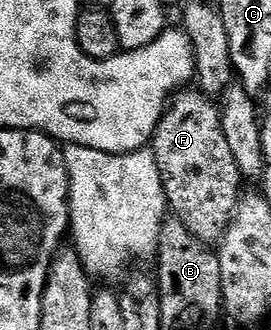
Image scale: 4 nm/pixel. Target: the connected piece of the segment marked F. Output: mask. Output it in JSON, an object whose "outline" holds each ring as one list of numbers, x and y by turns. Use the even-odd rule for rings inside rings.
{"outline":[[182,87,160,113,160,119,151,137,151,151,159,166,165,203,172,215,181,220,183,226,191,230,191,234,203,241,212,241,224,229,229,213,237,204,237,198,243,190,243,186,240,186,243,183,241,171,231,155,231,146,227,146,227,138,223,135,220,107,196,87]]}

